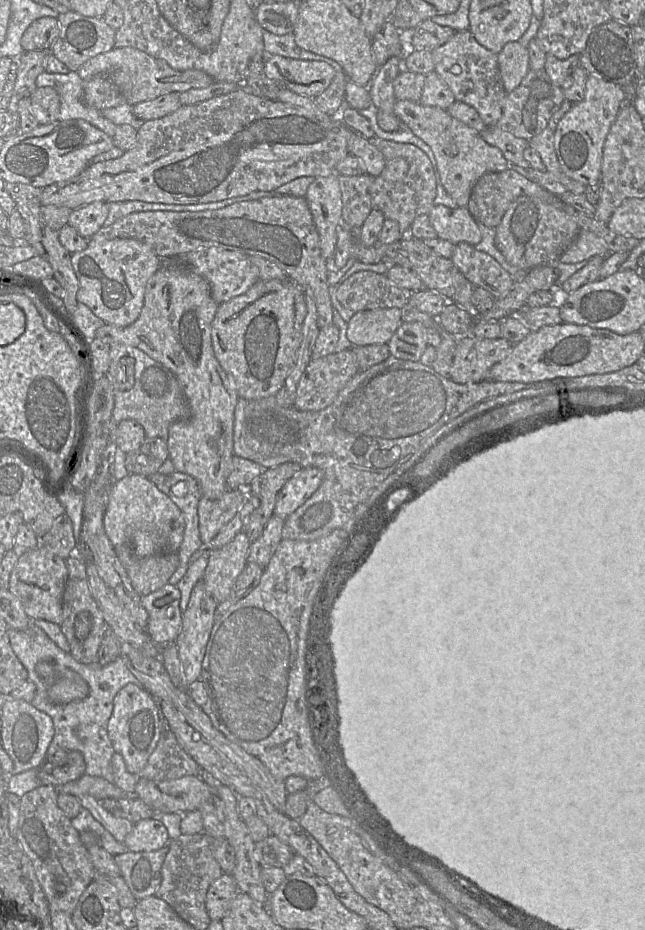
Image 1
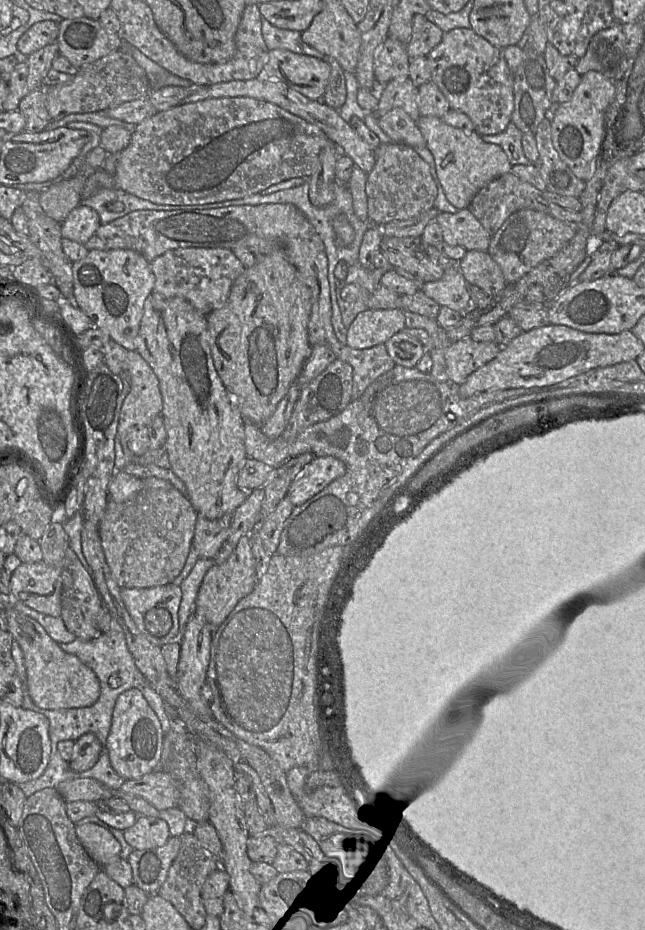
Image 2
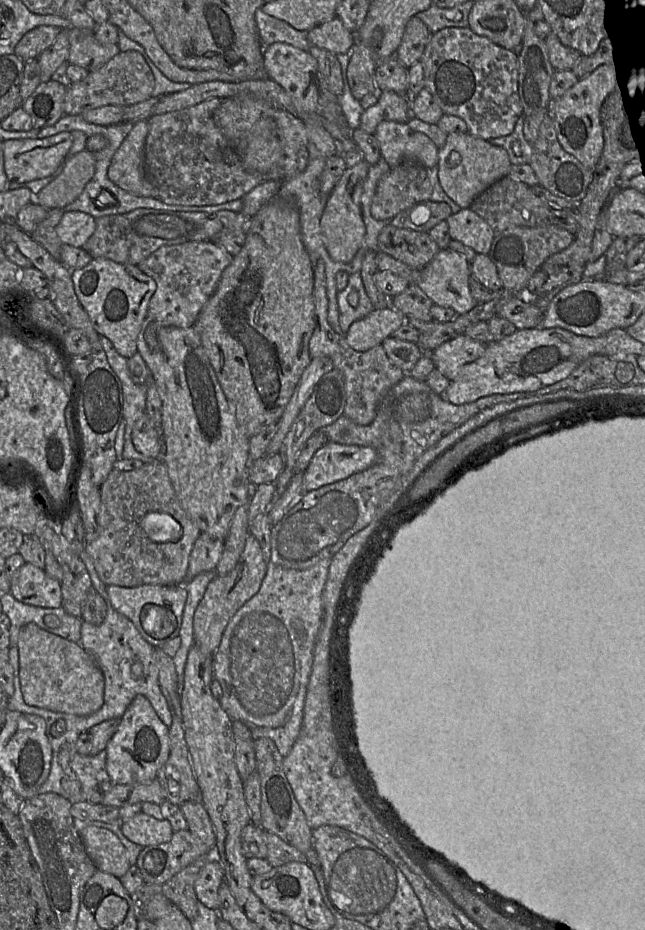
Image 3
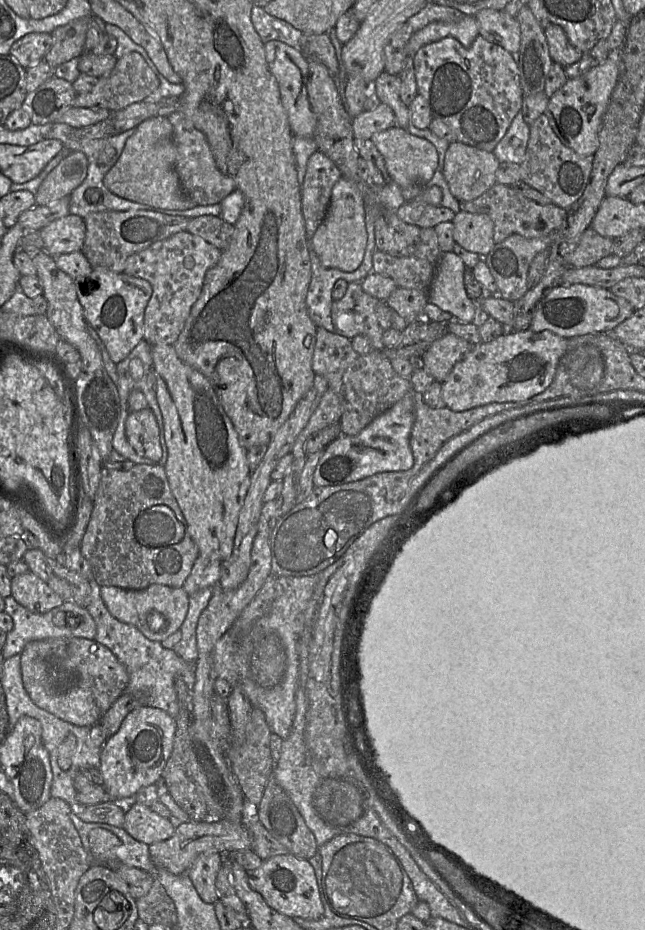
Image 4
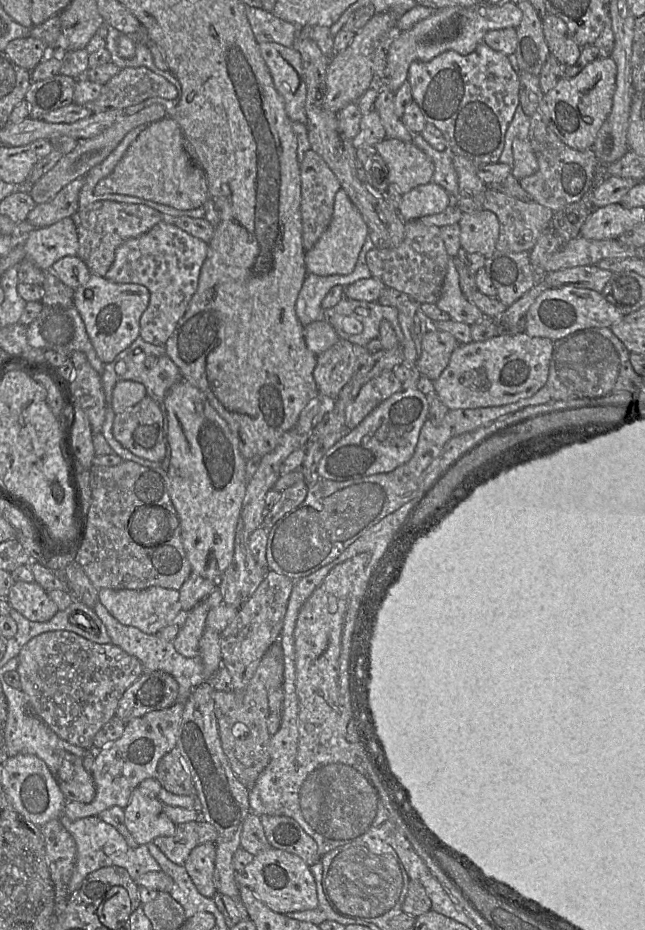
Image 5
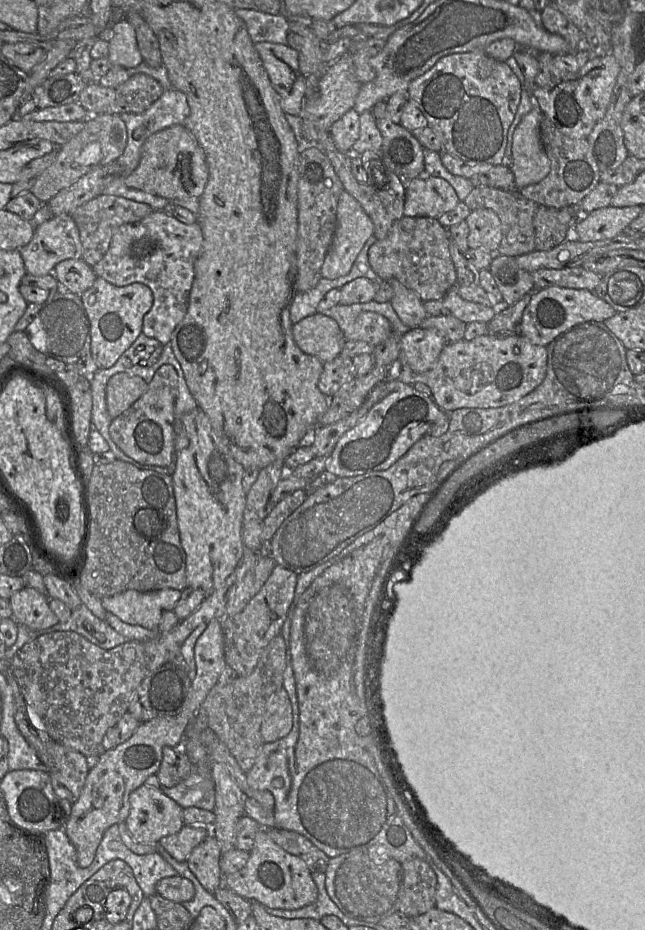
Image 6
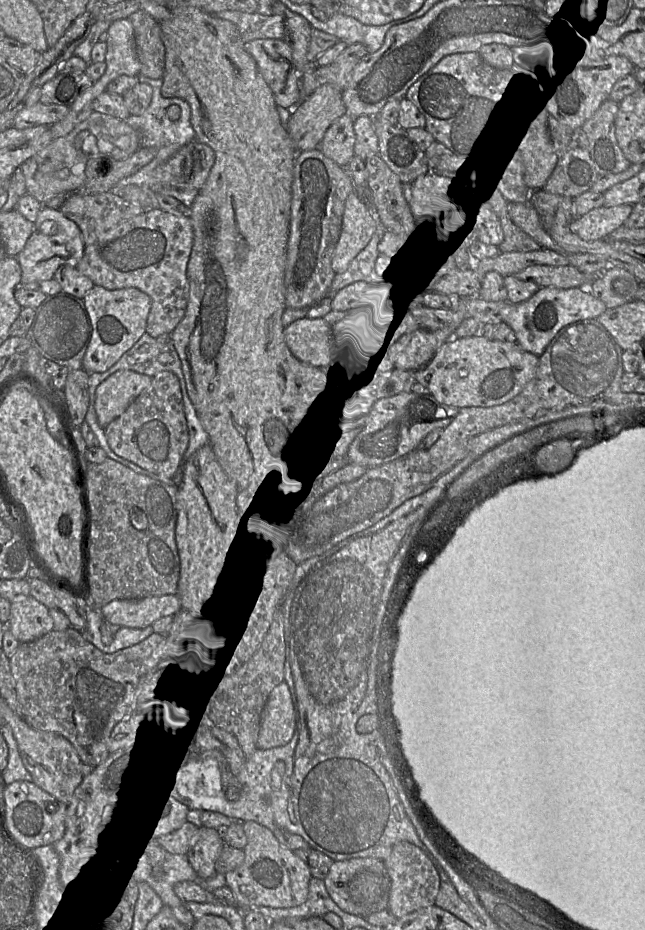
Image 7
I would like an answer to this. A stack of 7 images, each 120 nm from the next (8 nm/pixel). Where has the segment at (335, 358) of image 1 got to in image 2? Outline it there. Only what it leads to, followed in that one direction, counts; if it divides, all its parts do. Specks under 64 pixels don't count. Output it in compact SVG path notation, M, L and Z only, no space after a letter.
M335 359L324 371L300 390L292 415L281 437L293 441L306 428L339 414L352 401L353 368L340 359Z

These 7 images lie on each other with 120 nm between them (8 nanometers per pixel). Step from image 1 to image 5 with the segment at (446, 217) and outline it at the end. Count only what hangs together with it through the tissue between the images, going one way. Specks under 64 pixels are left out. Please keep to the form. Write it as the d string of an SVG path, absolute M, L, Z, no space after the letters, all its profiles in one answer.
M484 210L463 213L460 221L461 248L468 253L490 257L496 250L499 237L499 220L495 213Z

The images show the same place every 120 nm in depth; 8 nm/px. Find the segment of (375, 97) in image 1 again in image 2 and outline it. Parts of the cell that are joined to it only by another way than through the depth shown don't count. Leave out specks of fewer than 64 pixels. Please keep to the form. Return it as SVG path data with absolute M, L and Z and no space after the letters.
M393 108L378 118L379 127L392 140L391 143L410 147L425 147L426 141L416 122L402 109Z

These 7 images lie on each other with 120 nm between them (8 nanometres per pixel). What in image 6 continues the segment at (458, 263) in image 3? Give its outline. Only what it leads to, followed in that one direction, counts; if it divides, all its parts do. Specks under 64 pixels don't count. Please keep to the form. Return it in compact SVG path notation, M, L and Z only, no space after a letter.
M458 285L453 286L442 299L443 305L450 314L467 324L471 322L489 323L498 308L464 300L458 294L457 287Z

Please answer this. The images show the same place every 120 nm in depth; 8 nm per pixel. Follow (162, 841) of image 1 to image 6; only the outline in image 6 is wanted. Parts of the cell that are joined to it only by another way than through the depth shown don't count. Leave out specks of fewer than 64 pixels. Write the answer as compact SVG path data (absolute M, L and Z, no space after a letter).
M141 785L129 795L130 810L125 820L127 829L132 838L141 844L158 844L162 837L178 833L185 825L183 808L174 800L167 797L161 787Z

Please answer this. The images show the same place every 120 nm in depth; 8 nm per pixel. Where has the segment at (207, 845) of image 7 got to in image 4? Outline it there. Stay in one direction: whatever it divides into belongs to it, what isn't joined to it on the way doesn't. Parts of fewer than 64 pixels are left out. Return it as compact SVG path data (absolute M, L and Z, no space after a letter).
M211 852L200 855L188 870L188 875L201 899L208 904L218 901L216 878L225 855Z

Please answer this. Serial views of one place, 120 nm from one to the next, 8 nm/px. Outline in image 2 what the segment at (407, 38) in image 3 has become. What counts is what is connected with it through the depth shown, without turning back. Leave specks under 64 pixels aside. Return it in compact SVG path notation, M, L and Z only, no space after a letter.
M415 14L412 19L412 35L406 44L410 59L427 56L442 40L444 32L425 15Z

